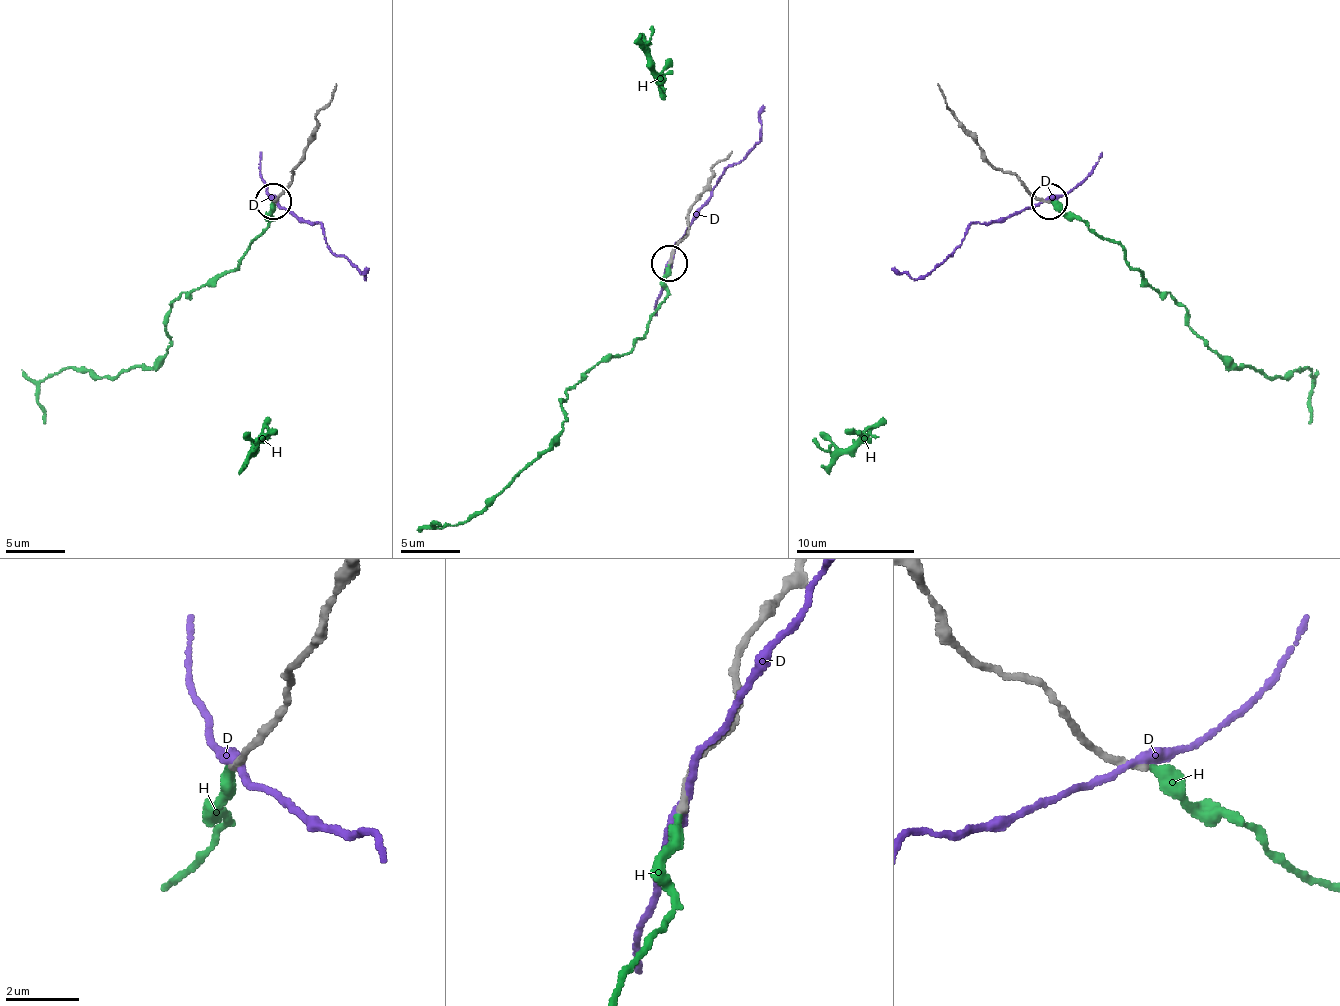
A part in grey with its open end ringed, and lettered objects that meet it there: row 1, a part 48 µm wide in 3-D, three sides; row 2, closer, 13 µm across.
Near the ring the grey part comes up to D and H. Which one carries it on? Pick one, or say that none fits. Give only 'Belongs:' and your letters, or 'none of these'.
Belongs: H

